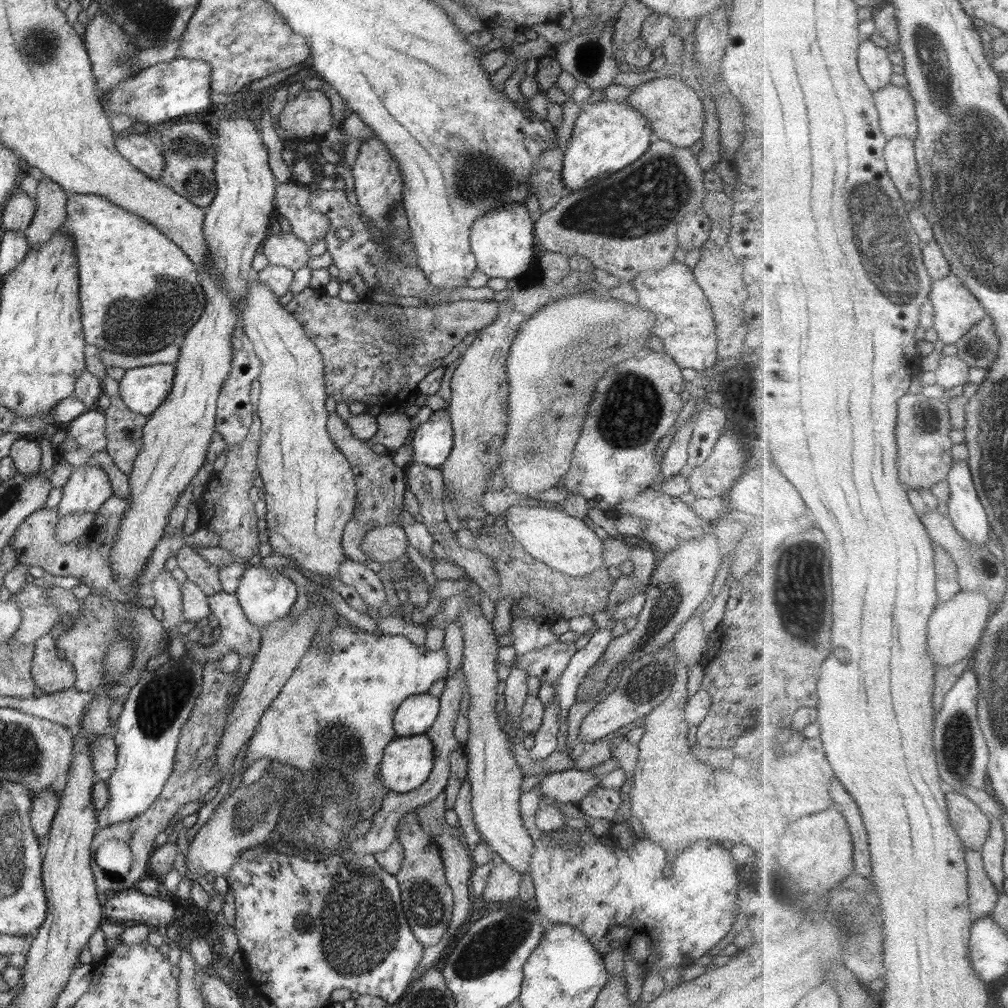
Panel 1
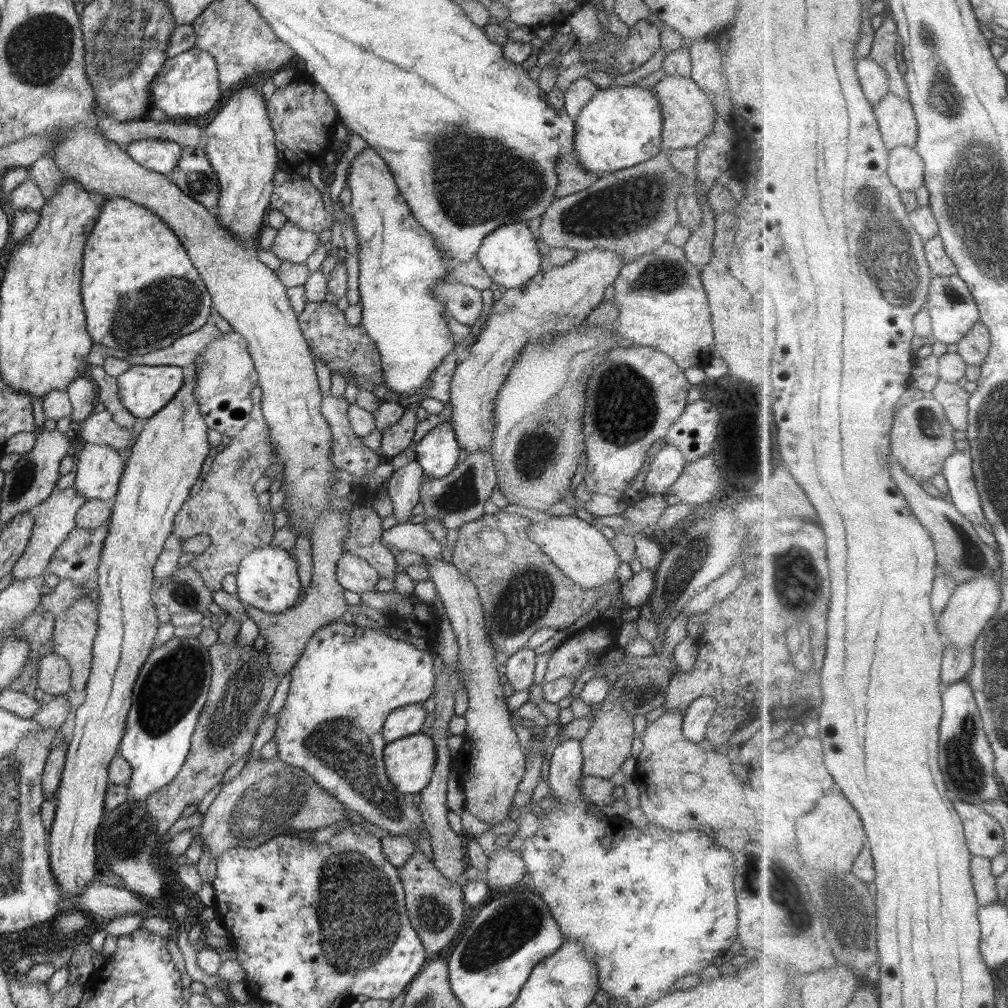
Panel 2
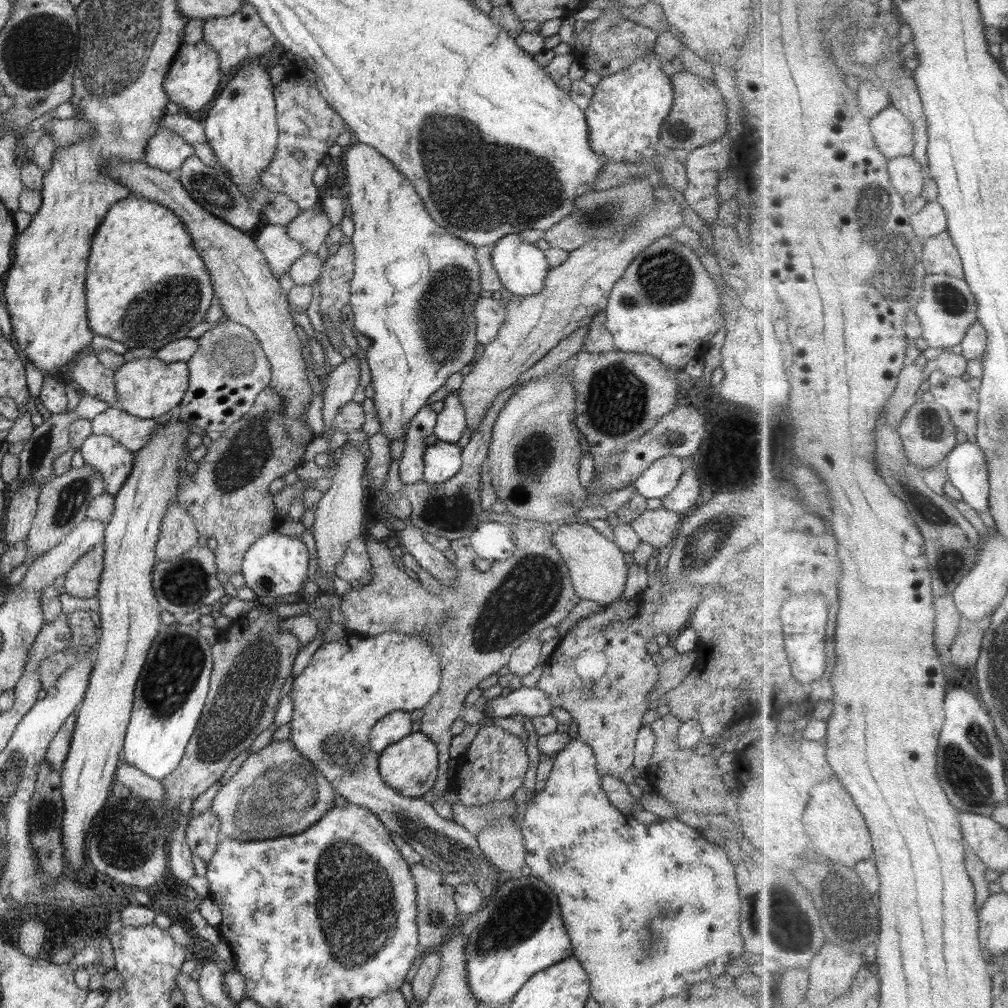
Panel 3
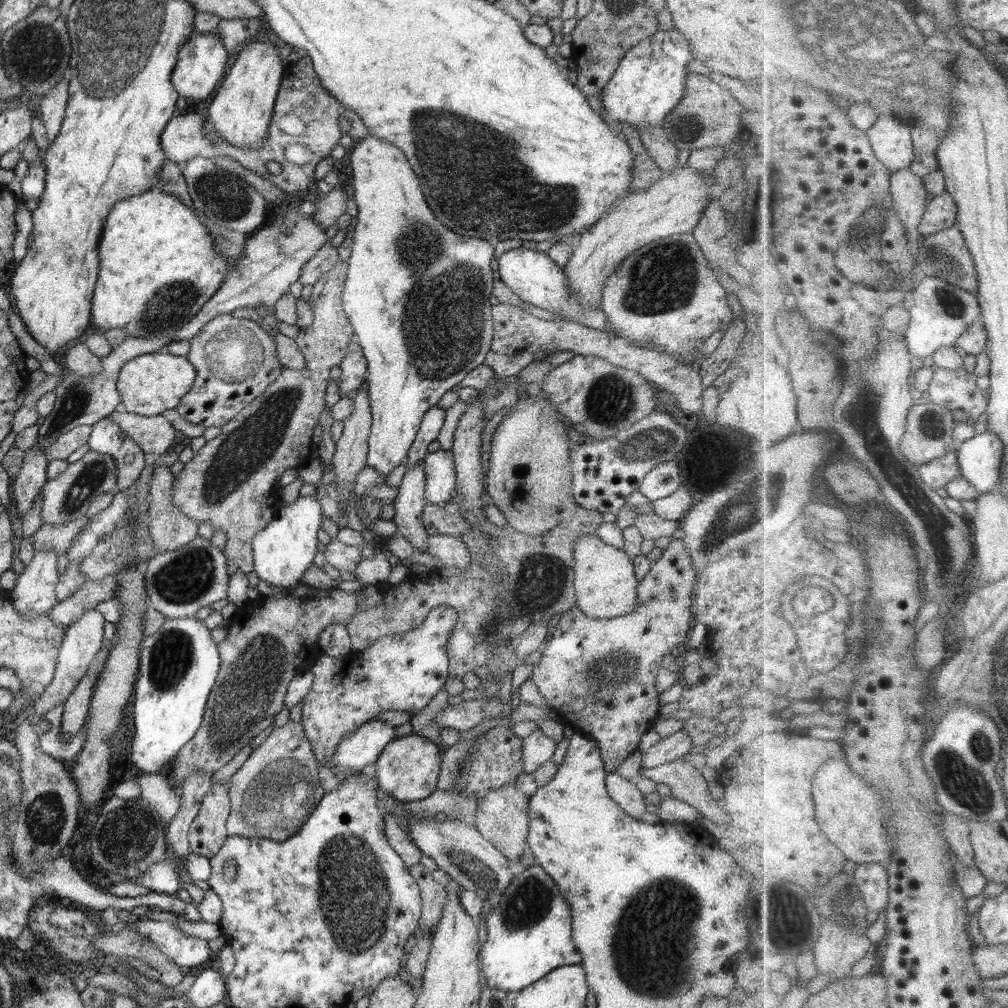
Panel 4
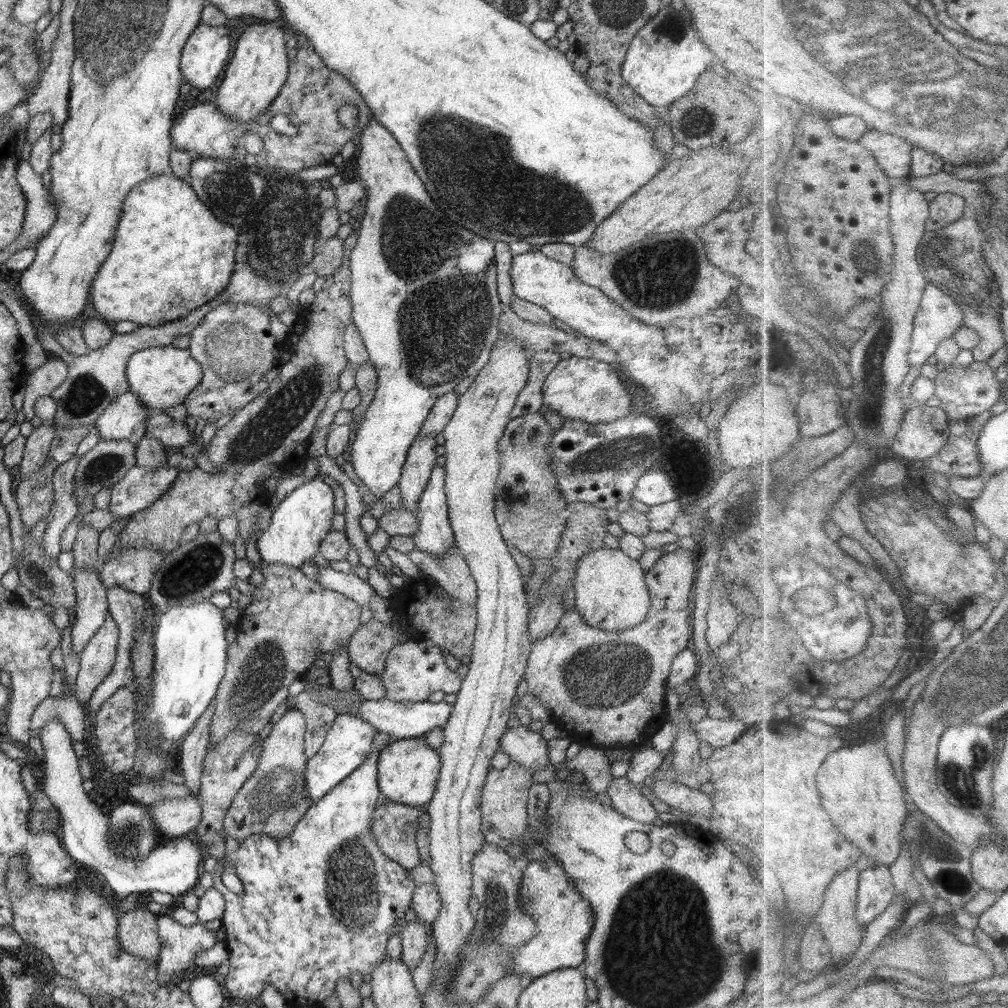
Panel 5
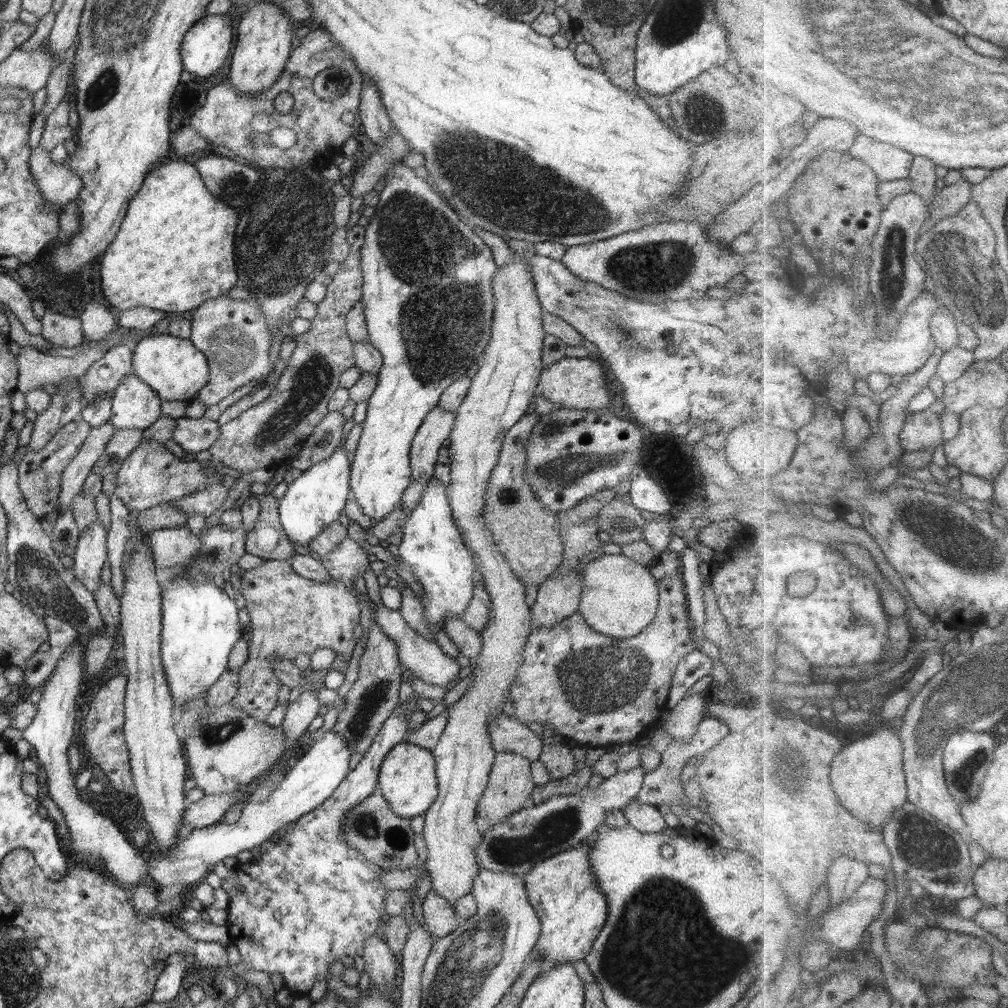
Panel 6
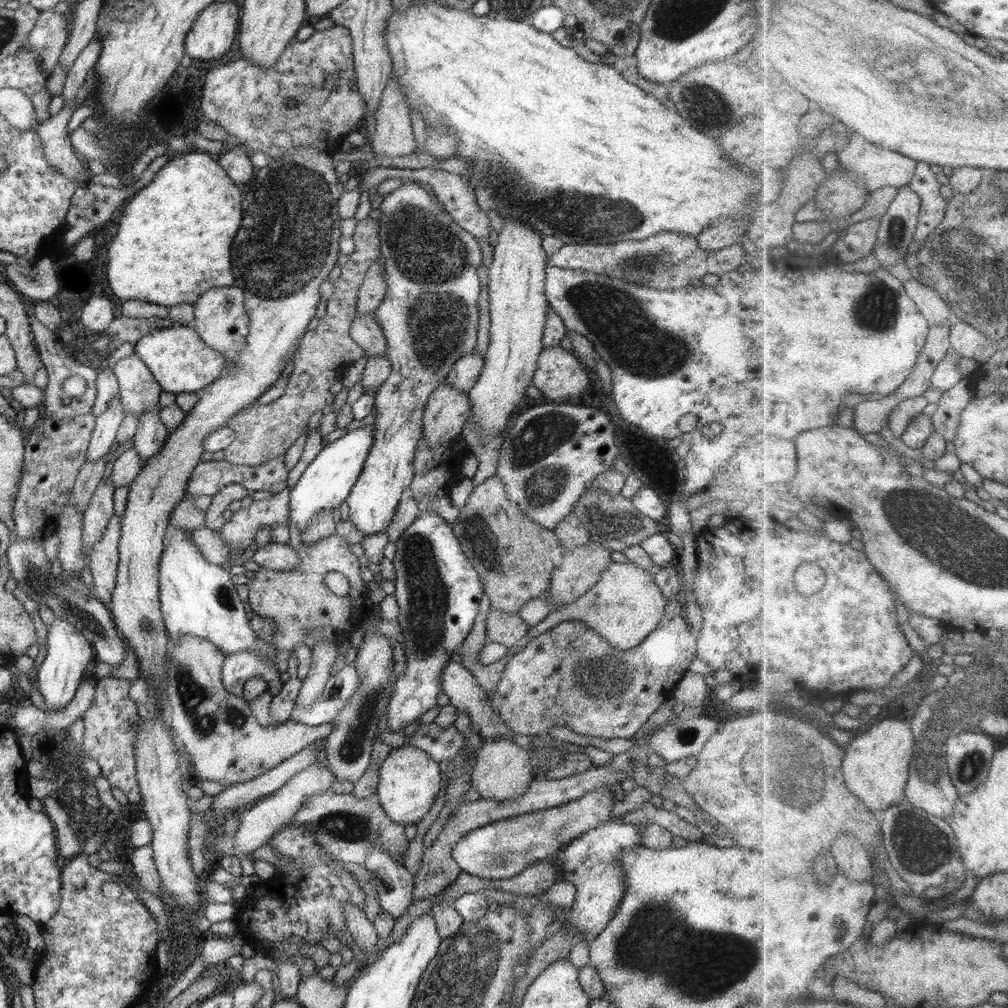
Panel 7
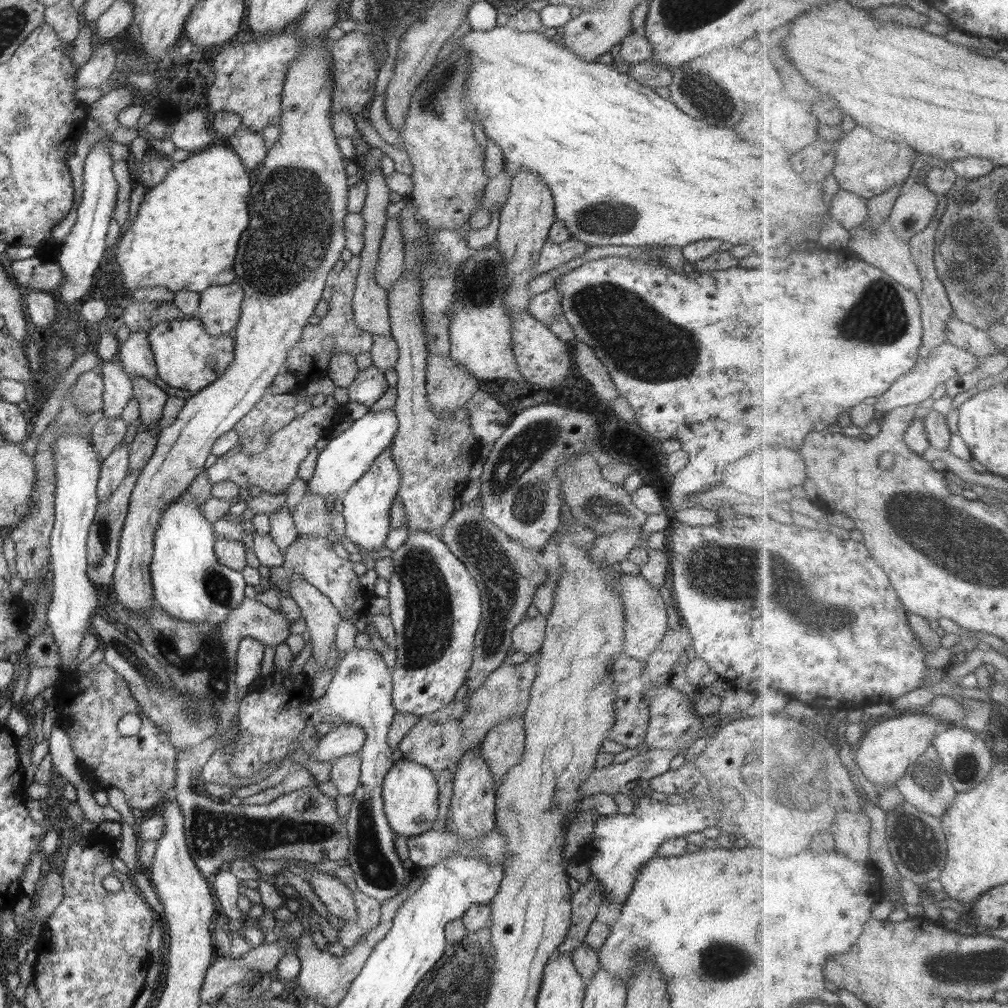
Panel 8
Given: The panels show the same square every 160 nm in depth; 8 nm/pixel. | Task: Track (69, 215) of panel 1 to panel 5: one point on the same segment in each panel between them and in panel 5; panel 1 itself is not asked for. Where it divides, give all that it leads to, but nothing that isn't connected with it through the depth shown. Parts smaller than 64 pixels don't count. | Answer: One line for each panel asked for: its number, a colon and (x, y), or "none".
2: (130, 252)
3: (146, 286)
4: (158, 267)
5: (170, 256)

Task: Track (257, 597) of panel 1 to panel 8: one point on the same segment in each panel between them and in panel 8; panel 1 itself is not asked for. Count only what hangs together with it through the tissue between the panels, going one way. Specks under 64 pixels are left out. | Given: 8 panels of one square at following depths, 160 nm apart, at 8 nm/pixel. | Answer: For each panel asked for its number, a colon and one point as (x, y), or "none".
2: (267, 579)
3: (275, 565)
4: (282, 553)
5: (300, 522)
6: (314, 500)
7: (327, 481)
8: (345, 459)

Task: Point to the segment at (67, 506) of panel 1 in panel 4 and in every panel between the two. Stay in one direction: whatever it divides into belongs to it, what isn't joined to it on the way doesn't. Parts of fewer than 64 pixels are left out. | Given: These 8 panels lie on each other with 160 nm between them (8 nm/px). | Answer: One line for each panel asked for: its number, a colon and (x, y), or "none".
2: (99, 468)
3: (114, 462)
4: (106, 437)

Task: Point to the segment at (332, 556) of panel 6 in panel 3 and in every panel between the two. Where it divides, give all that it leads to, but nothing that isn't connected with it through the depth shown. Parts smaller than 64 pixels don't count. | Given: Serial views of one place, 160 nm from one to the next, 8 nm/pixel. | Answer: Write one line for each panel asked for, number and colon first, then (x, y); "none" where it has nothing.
3: (249, 670)
4: (259, 657)
5: (293, 619)

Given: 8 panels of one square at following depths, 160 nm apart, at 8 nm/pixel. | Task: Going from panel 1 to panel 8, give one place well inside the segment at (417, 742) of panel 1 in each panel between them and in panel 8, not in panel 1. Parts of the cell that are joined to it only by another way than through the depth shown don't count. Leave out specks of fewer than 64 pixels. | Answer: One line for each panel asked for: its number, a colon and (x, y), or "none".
2: (409, 762)
3: (410, 766)
4: (408, 769)
5: (408, 770)
6: (407, 780)
7: (410, 780)
8: (410, 792)

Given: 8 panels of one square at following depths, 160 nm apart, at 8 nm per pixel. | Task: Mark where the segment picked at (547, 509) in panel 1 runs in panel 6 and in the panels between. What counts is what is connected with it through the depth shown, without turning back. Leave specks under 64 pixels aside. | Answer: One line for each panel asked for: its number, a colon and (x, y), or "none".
2: (585, 555)
3: (598, 572)
4: (605, 585)
5: (610, 591)
6: (619, 597)

